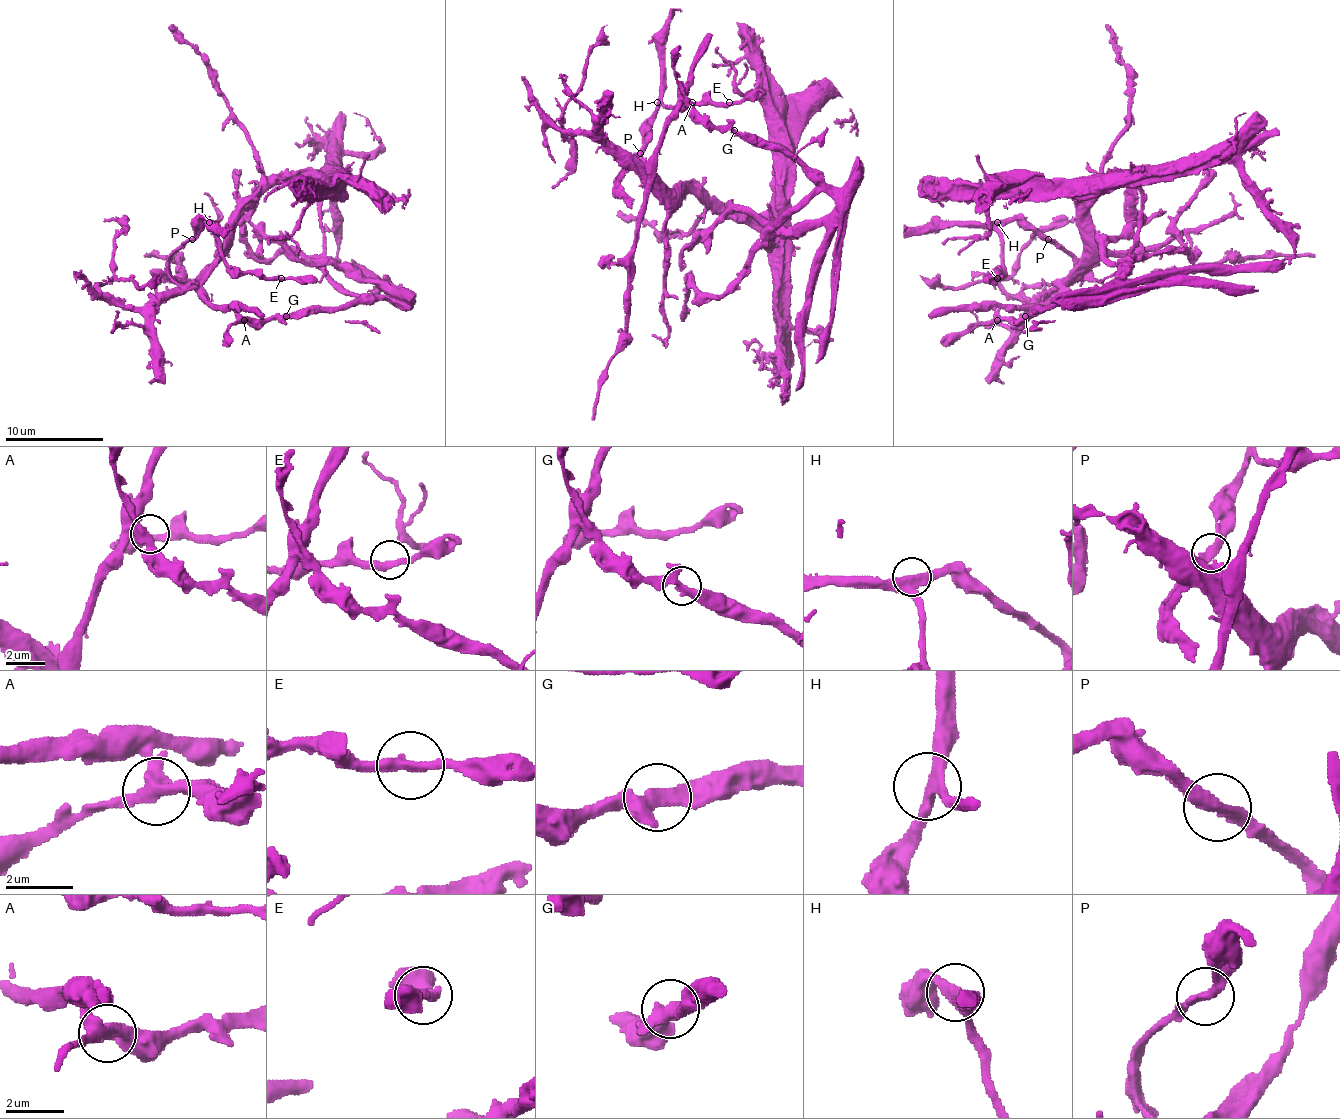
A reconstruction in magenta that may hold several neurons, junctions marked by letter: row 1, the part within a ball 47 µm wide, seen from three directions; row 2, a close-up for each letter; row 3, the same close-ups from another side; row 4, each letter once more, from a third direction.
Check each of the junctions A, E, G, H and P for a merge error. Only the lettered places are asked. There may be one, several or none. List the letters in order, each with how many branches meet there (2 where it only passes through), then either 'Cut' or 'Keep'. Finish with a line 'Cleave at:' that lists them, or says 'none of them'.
A: Branches: 3. Keep
E: Branches: 2. Keep
G: Branches: 3. Cut
H: Branches: 3. Keep
P: Branches: 2. Cut
Cleave at: G, P

